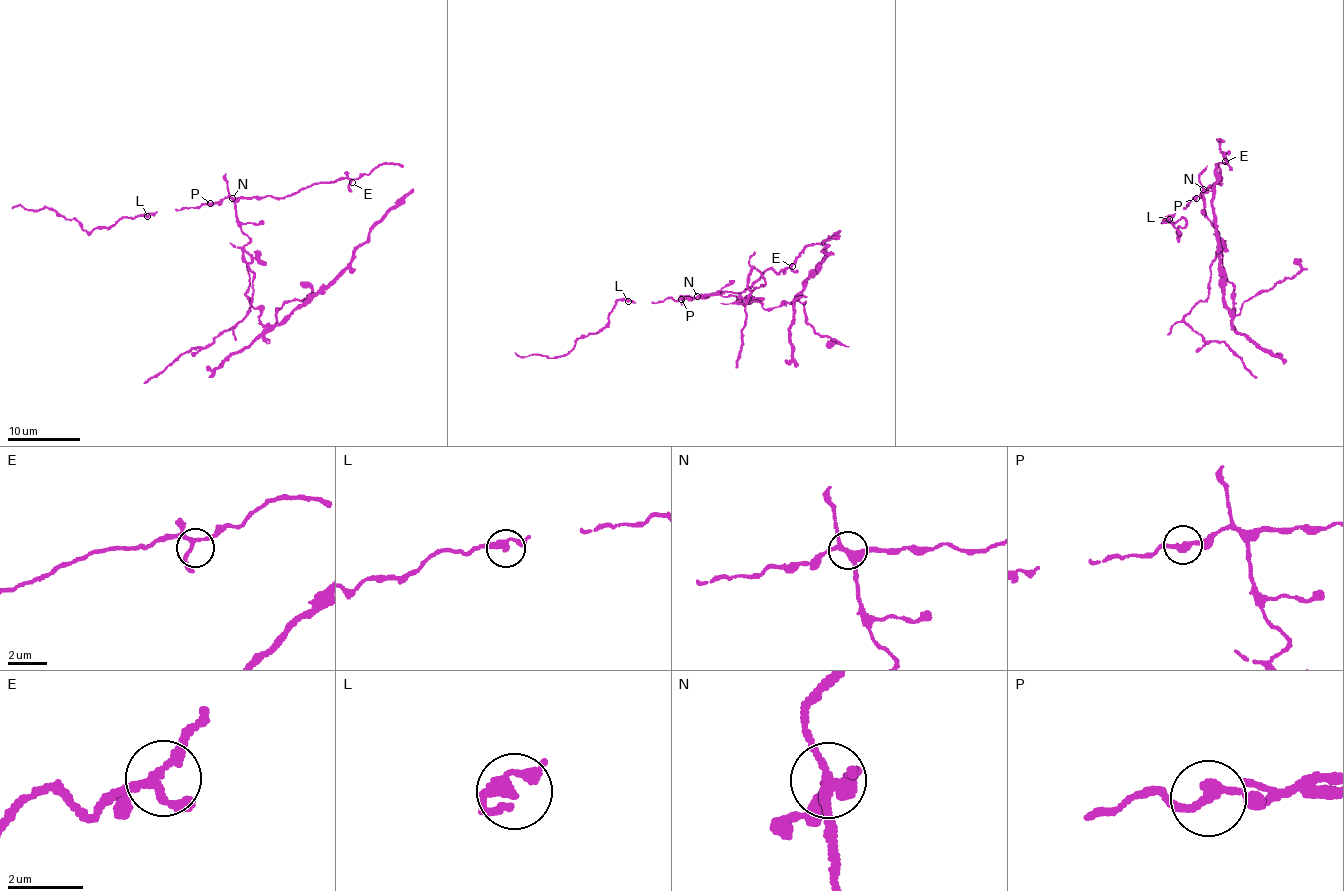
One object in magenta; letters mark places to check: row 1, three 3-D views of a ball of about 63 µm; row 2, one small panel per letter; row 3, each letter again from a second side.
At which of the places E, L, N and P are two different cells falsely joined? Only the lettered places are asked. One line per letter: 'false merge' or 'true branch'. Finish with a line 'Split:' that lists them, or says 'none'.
E: true branch
L: true branch
N: false merge
P: true branch
Split: N

